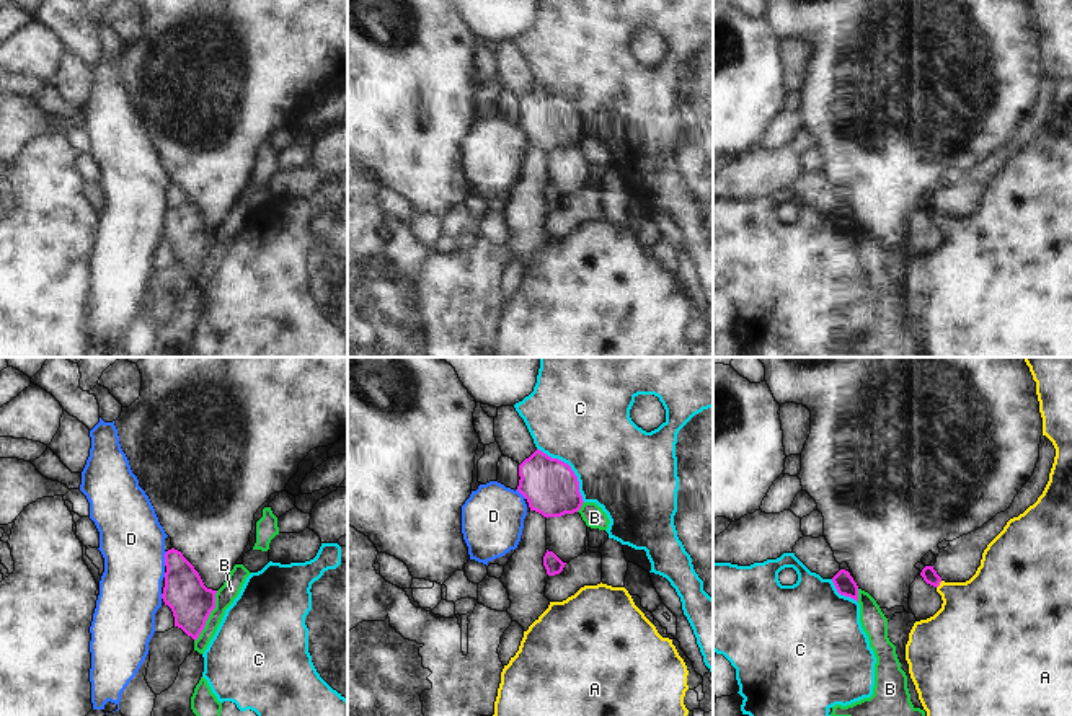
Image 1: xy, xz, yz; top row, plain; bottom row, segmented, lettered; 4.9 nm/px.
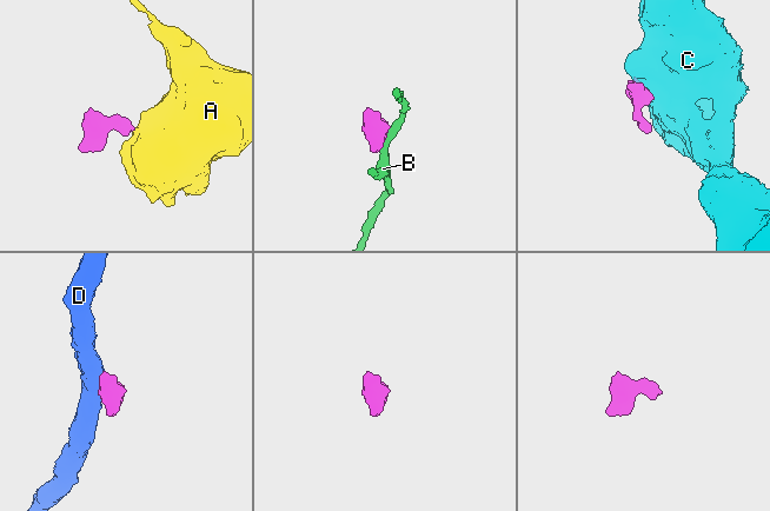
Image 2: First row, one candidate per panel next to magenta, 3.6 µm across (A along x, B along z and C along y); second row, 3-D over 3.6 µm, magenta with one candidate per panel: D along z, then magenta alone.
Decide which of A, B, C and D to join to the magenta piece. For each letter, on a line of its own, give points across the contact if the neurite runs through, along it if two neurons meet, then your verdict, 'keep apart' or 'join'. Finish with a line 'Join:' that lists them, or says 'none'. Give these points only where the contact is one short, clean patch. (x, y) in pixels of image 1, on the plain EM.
A: way yz (929, 209), (939, 219), (956, 230), (978, 251); join
B: border xy (217, 225), (214, 243), (194, 276); keep apart
C: keep apart
D: keep apart
Join: A

